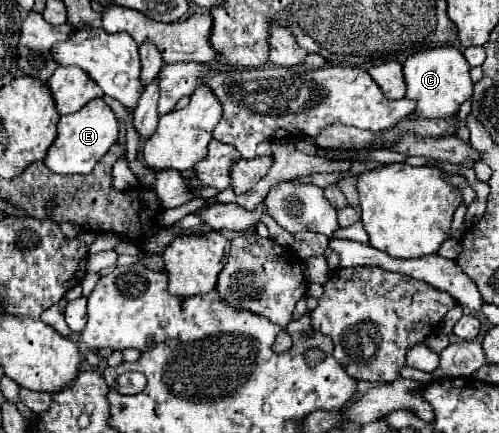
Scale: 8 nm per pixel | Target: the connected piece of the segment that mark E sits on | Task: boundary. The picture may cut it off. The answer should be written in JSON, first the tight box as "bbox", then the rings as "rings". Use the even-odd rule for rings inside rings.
{"bbox":[45,99,119,175],"rings":[[[93,99],[85,107],[81,107],[77,113],[65,115],[57,123],[57,141],[49,147],[45,163],[53,173],[73,175],[73,173],[89,173],[95,163],[109,151],[111,145],[117,143],[119,137],[119,123],[109,105],[103,103],[103,99]]]}

